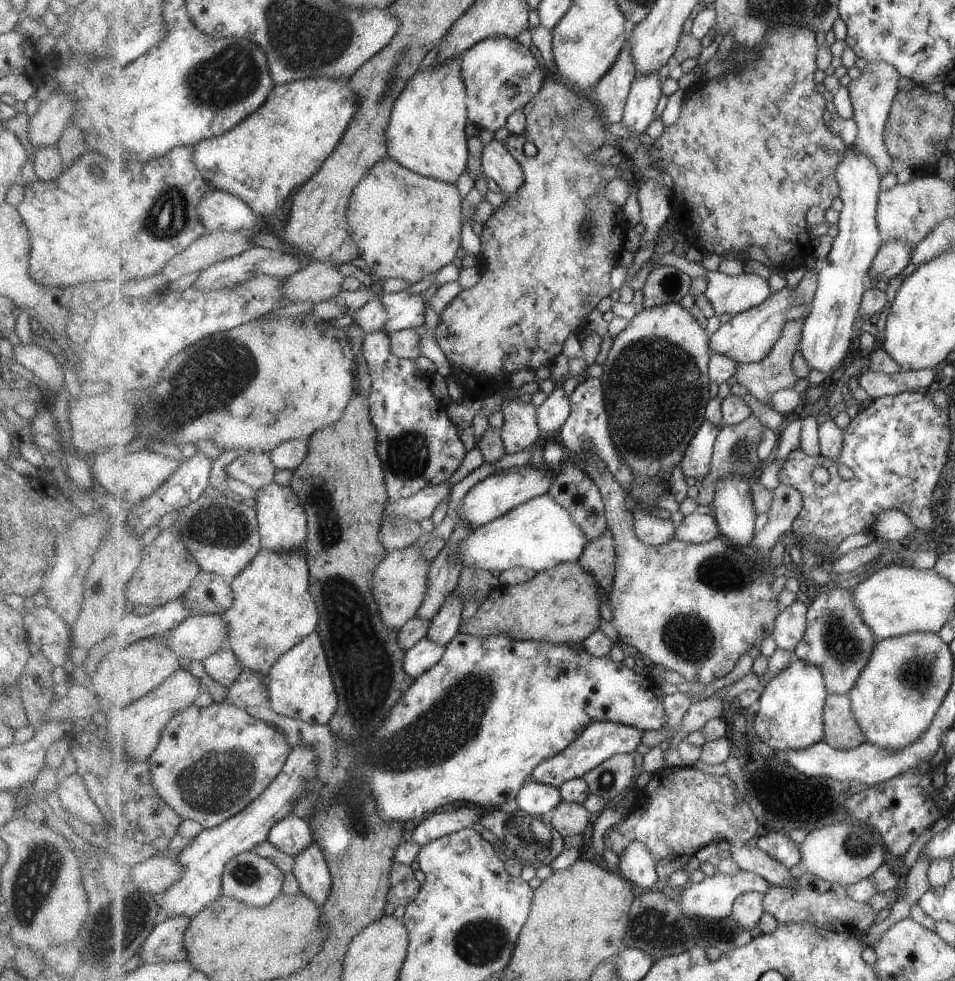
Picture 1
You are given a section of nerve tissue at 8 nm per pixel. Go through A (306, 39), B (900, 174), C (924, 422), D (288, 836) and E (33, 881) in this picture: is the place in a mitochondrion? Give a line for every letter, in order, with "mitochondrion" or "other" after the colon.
A: mitochondrion
B: other
C: other
D: other
E: mitochondrion

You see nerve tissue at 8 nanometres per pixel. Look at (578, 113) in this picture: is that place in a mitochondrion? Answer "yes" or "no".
yes

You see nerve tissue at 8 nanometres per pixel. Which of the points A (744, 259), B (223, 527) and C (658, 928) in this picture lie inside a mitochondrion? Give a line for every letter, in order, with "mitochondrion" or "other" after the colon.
A: other
B: mitochondrion
C: mitochondrion

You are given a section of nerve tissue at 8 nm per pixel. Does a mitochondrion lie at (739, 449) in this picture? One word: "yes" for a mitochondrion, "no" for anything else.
yes

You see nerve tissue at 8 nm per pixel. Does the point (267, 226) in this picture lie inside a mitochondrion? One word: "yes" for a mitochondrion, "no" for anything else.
no

